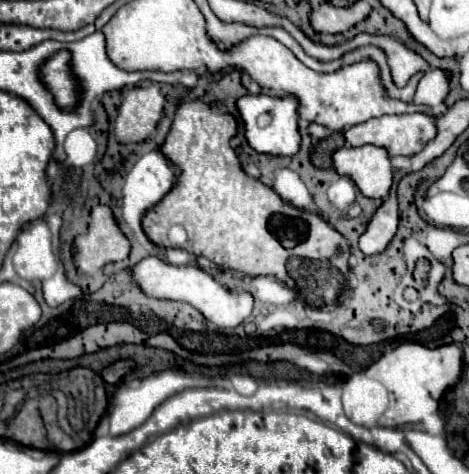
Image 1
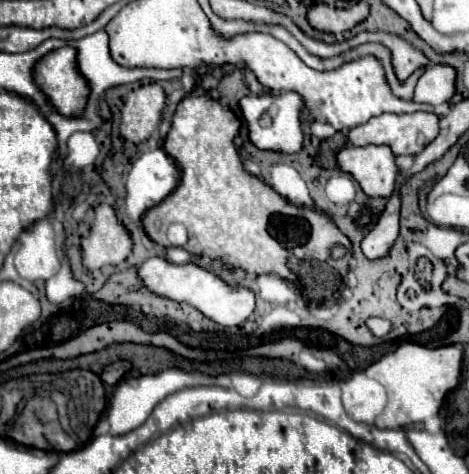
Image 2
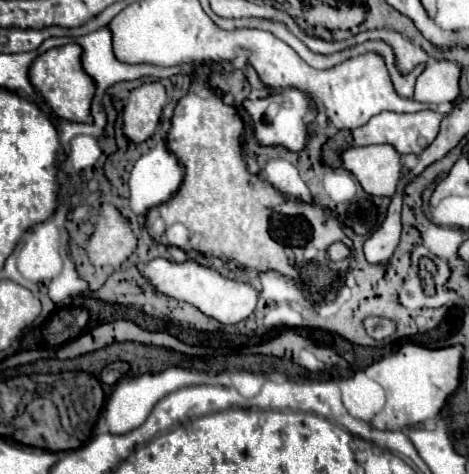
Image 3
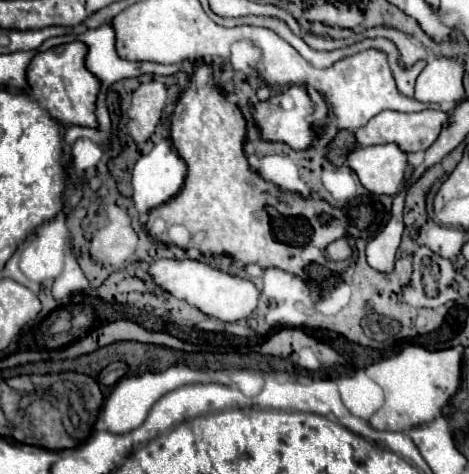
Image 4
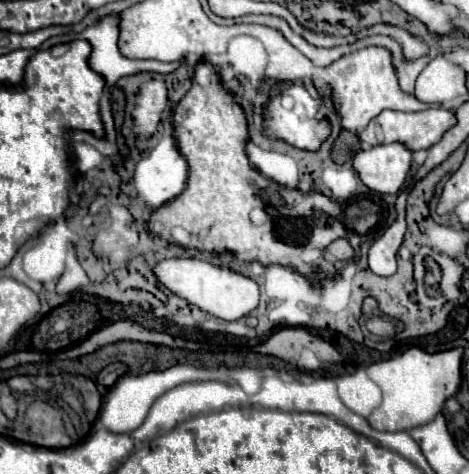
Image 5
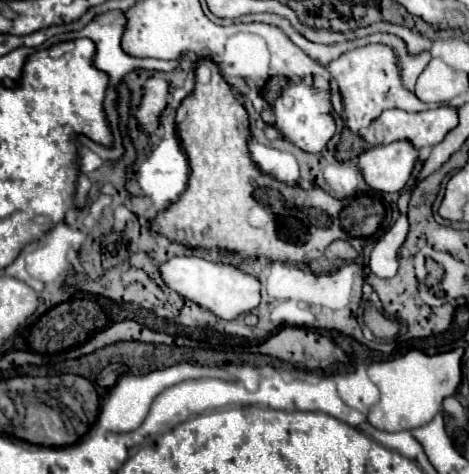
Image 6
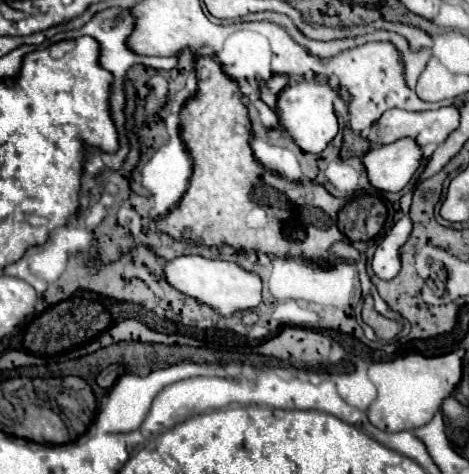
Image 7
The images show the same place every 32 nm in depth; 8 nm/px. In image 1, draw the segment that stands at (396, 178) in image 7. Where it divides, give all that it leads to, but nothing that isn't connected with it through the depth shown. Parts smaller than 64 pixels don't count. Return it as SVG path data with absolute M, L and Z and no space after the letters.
M342 146L332 154L332 168L350 178L368 198L386 198L392 186L392 164L384 148Z

